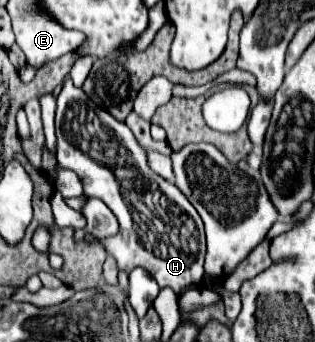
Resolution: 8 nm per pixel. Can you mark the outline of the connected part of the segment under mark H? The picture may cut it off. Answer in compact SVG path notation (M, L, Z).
M65 79L57 95L55 131L59 167L75 171L83 183L85 195L101 199L117 215L121 225L119 233L101 240L101 245L107 255L115 257L119 269L129 273L133 267L143 267L159 285L171 287L177 295L201 285L205 275L203 221L173 183L149 169L145 149L137 143L131 129L99 109L81 89L75 89L71 79Z

